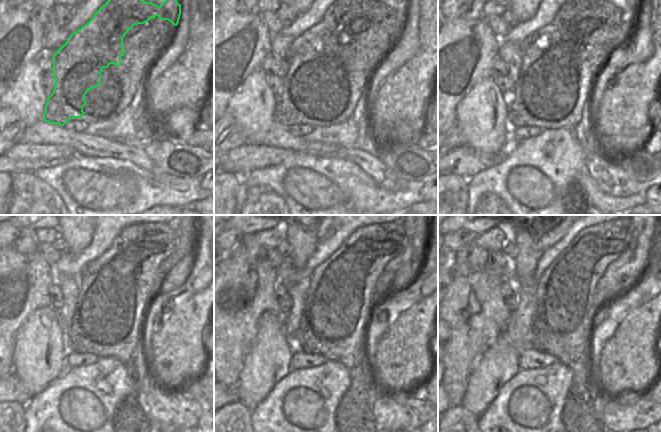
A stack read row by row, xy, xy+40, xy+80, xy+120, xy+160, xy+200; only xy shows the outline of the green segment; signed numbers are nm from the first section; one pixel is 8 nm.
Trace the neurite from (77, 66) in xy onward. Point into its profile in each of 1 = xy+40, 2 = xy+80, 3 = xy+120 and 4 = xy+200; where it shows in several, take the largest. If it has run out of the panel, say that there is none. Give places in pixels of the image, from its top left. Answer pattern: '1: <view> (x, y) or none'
1: xy+40 (324, 44)
2: xy+80 (547, 47)
3: xy+120 (100, 275)
4: xy+200 (593, 236)

